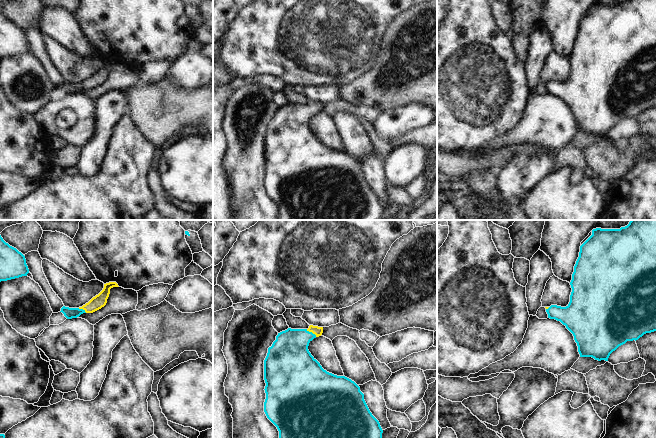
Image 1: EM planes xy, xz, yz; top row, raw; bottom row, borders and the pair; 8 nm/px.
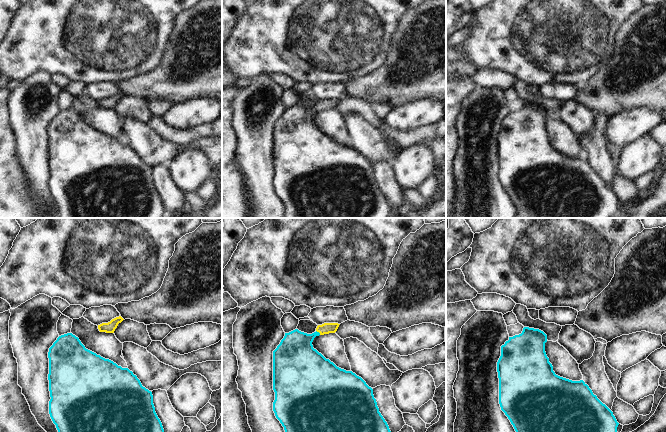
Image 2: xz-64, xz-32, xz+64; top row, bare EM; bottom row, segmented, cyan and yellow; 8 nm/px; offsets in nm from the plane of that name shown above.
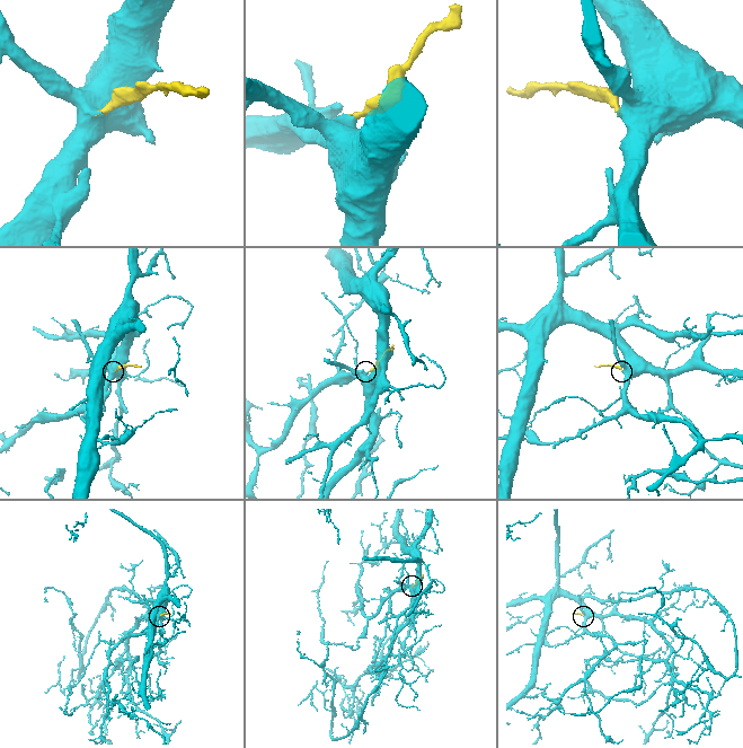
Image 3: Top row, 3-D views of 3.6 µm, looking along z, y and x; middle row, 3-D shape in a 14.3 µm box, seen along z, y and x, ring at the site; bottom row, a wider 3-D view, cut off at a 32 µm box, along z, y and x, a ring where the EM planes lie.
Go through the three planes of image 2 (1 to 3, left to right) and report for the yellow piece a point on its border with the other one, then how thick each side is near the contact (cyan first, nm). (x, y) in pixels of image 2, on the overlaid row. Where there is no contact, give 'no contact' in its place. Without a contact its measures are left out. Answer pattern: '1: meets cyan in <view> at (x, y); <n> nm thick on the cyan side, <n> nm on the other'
1: no contact
2: meets cyan in xz-32 at (318, 332); 300 nm thick on the cyan side, 90 nm on the other
3: no contact

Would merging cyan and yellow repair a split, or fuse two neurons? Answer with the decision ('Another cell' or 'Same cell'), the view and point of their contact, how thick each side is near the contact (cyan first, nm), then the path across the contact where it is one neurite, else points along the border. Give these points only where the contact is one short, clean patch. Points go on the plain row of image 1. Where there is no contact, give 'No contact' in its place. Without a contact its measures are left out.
Same cell. Touches cyan at xz (311, 108). Thickness 320 nm (cyan) against 70 nm. Path across: xz (289, 130), (311, 108), (316, 106)

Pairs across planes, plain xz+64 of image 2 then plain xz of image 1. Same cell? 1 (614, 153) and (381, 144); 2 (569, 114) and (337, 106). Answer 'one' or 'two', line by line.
1: one
2: two

